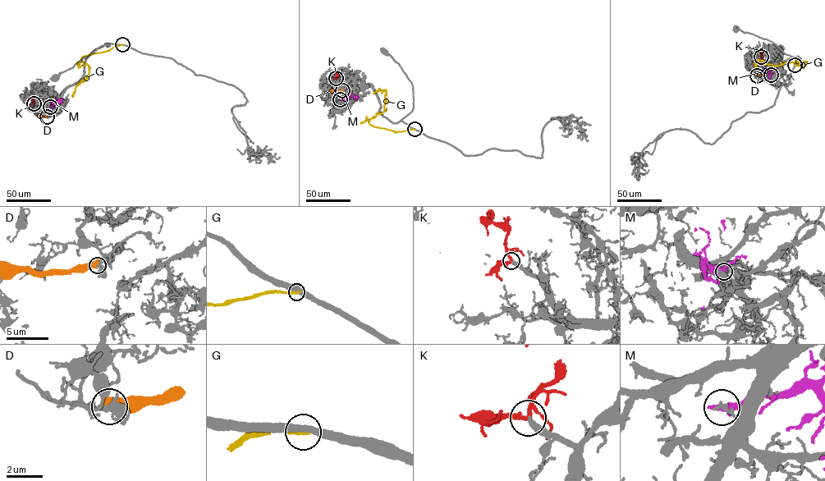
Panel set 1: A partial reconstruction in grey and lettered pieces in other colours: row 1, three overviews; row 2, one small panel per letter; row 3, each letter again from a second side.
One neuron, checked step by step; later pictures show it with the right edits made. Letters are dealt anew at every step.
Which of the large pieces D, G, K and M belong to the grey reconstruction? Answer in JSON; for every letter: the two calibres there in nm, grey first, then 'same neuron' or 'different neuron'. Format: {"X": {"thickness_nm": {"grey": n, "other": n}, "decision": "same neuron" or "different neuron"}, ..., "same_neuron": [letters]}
{"D": {"thickness_nm": {"grey": 340, "other": 600}, "decision": "different neuron"}, "G": {"thickness_nm": {"grey": 440, "other": 240}, "decision": "different neuron"}, "K": {"thickness_nm": {"grey": 280, "other": 240}, "decision": "same neuron"}, "M": {"thickness_nm": {"grey": 170, "other": 280}, "decision": "different neuron"}, "same_neuron": ["K"]}

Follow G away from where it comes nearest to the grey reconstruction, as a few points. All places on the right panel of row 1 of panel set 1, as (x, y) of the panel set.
G: (795, 65), (803, 67), (807, 63), (795, 61), (776, 66), (757, 59), (757, 69)

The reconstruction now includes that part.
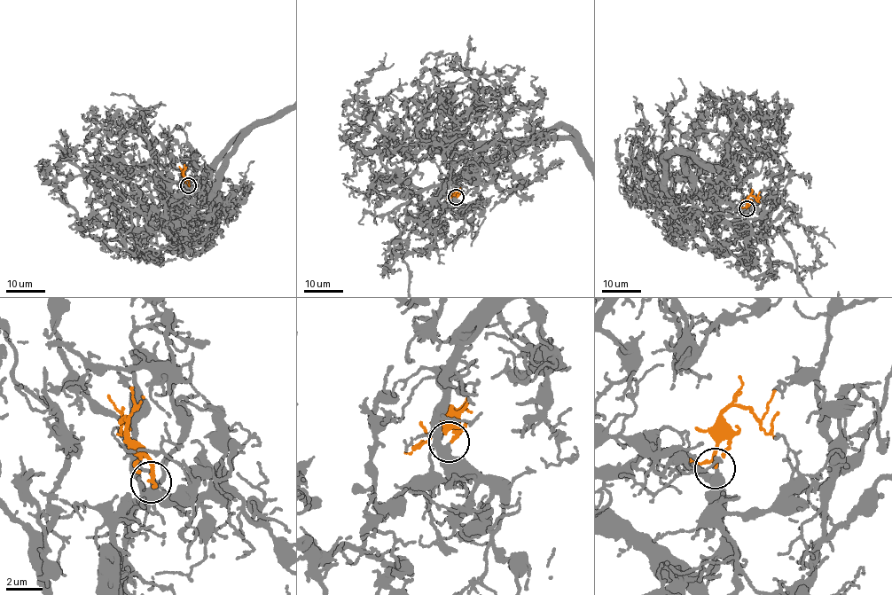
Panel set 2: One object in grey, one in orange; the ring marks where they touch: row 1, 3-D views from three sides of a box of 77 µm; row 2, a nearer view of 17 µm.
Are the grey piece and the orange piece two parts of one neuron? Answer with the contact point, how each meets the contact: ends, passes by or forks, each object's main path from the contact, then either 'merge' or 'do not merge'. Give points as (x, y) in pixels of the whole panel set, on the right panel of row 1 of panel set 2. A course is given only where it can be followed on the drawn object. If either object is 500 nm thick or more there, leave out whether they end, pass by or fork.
place (747, 208); grey passes by; orange passes by; course orange (747, 208), (749, 196), (760, 201); merge

